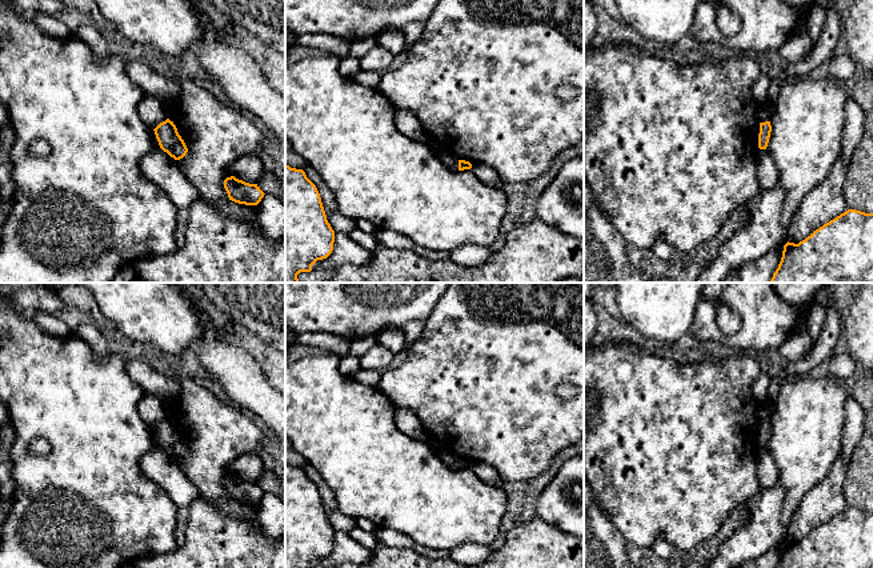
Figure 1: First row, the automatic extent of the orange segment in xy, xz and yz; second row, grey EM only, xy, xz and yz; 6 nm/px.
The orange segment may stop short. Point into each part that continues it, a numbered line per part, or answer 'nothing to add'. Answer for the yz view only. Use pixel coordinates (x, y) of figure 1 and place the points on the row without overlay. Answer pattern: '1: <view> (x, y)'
nothing to add

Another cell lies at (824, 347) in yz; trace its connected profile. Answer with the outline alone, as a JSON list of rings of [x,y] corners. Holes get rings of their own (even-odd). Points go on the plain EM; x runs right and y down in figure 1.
[[[828,307],[824,316],[822,332],[814,340],[812,351],[797,361],[788,361],[786,368],[781,373],[770,377],[768,395],[761,403],[758,413],[760,421],[770,420],[777,393],[785,380],[806,376],[813,367],[829,360],[836,353],[841,324],[842,321],[838,311],[834,307]]]

